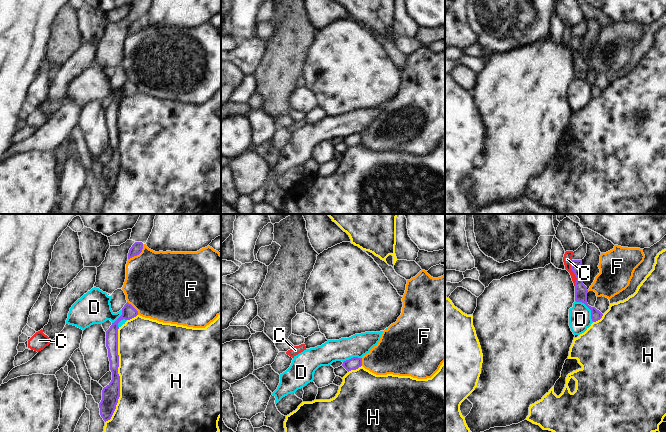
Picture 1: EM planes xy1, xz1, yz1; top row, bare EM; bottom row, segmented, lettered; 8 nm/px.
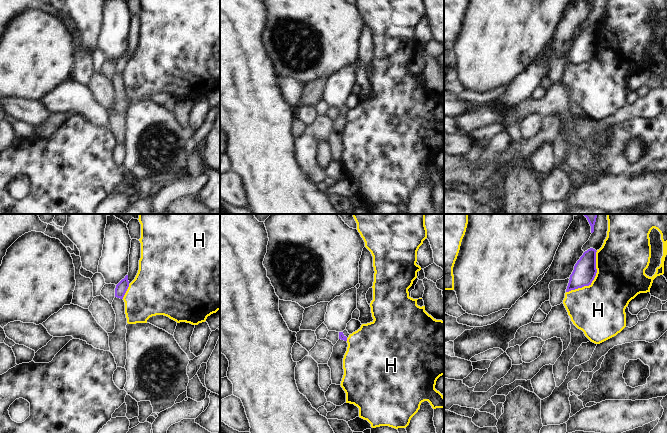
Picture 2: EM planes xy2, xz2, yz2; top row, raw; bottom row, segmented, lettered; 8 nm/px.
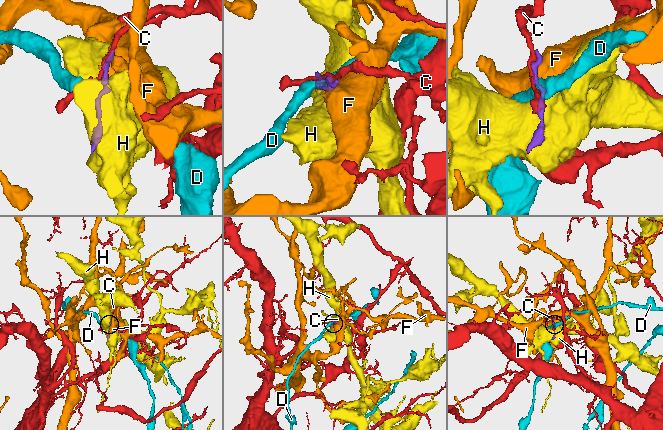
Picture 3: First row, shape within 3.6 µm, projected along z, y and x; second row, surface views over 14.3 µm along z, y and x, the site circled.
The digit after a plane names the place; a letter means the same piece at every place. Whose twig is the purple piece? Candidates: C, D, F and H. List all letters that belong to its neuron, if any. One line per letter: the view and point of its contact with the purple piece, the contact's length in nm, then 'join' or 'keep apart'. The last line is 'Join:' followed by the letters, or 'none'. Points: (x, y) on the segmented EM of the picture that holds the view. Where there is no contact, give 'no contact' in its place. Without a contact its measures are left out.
C: meets purple in yz1 at (574, 273); contact 220 nm long; keep apart
D: meets purple in yz1 at (588, 307); contact 220 nm long; keep apart
F: meets purple in xy1 at (138, 254); contact 180 nm long; keep apart
H: meets purple in xy1 at (118, 375); contact 800 nm long; keep apart
Join: none

